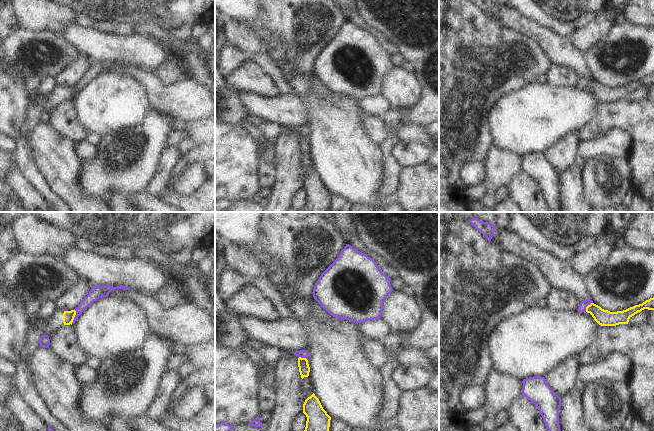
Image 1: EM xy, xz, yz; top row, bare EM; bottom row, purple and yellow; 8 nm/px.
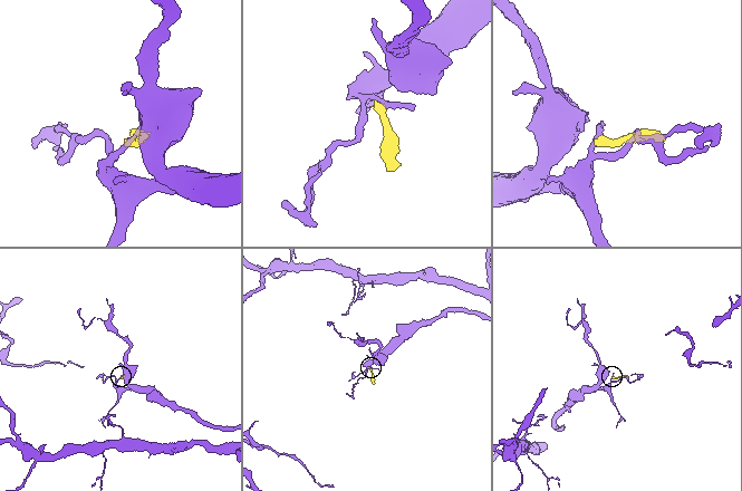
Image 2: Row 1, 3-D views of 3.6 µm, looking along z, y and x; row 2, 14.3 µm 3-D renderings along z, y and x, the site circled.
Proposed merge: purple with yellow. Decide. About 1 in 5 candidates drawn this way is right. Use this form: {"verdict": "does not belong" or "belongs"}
{"verdict": "does not belong"}

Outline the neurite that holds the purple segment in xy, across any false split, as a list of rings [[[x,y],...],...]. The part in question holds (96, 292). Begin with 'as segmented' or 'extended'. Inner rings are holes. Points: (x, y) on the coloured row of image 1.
as segmented; [[[110,285],[93,286],[89,291],[88,295],[80,302],[78,307],[74,309],[76,311],[76,315],[74,317],[72,324],[75,323],[75,321],[81,315],[84,309],[90,306],[97,299],[102,297],[108,297],[109,293],[115,289],[131,290],[129,287],[124,287],[122,285],[117,287],[113,287]]]

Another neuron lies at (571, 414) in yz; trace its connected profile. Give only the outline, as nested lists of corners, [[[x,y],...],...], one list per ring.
[[[577,385],[574,391],[561,398],[559,409],[559,425],[561,431],[591,431],[585,421],[582,407],[584,388],[582,385]]]

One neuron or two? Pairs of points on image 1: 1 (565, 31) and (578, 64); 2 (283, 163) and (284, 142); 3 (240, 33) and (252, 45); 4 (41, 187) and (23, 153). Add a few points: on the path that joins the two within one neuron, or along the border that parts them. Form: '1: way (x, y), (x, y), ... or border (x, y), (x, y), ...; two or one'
1: border (545, 28), (550, 28), (569, 38); two
2: way (284, 158), (284, 147); one
3: way (243, 36), (249, 42); one
4: way (35, 179), (24, 161); one

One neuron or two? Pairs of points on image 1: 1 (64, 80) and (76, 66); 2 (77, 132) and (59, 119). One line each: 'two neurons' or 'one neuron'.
1: one neuron
2: one neuron

